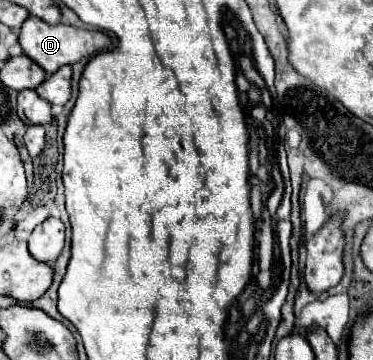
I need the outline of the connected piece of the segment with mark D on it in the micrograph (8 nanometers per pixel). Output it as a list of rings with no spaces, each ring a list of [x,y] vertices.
[[[28,17],[20,31],[20,45],[24,53],[36,61],[46,73],[56,73],[62,65],[74,65],[80,59],[90,59],[102,49],[110,49],[112,39],[102,31],[86,31],[70,25],[48,25],[38,17]]]

